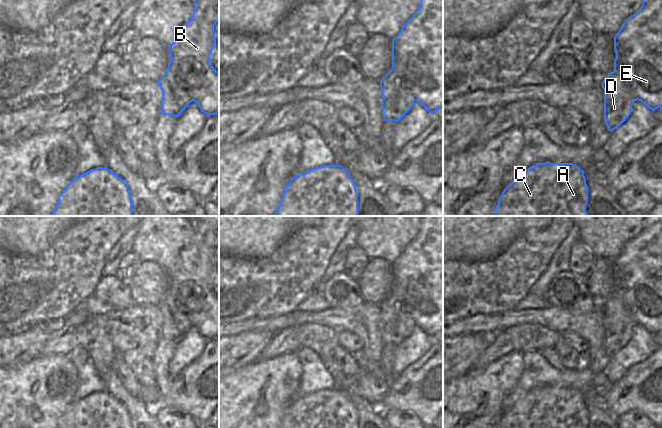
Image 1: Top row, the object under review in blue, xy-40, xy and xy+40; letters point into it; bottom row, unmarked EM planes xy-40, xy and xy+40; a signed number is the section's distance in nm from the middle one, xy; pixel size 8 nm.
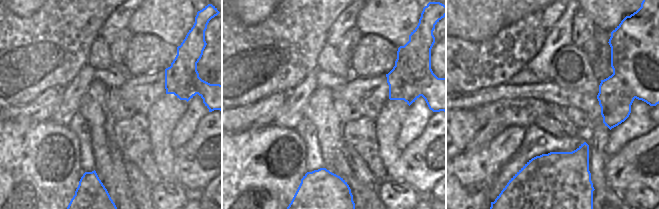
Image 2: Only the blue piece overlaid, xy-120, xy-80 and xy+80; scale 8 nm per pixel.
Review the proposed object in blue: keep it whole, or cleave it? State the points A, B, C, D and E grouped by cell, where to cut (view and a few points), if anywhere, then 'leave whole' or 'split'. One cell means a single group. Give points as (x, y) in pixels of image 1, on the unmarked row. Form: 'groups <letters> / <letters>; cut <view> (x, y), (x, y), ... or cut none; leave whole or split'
groups A C D / B E; cut xy-40 (168, 290), (173, 302), (187, 310), (192, 324); split

